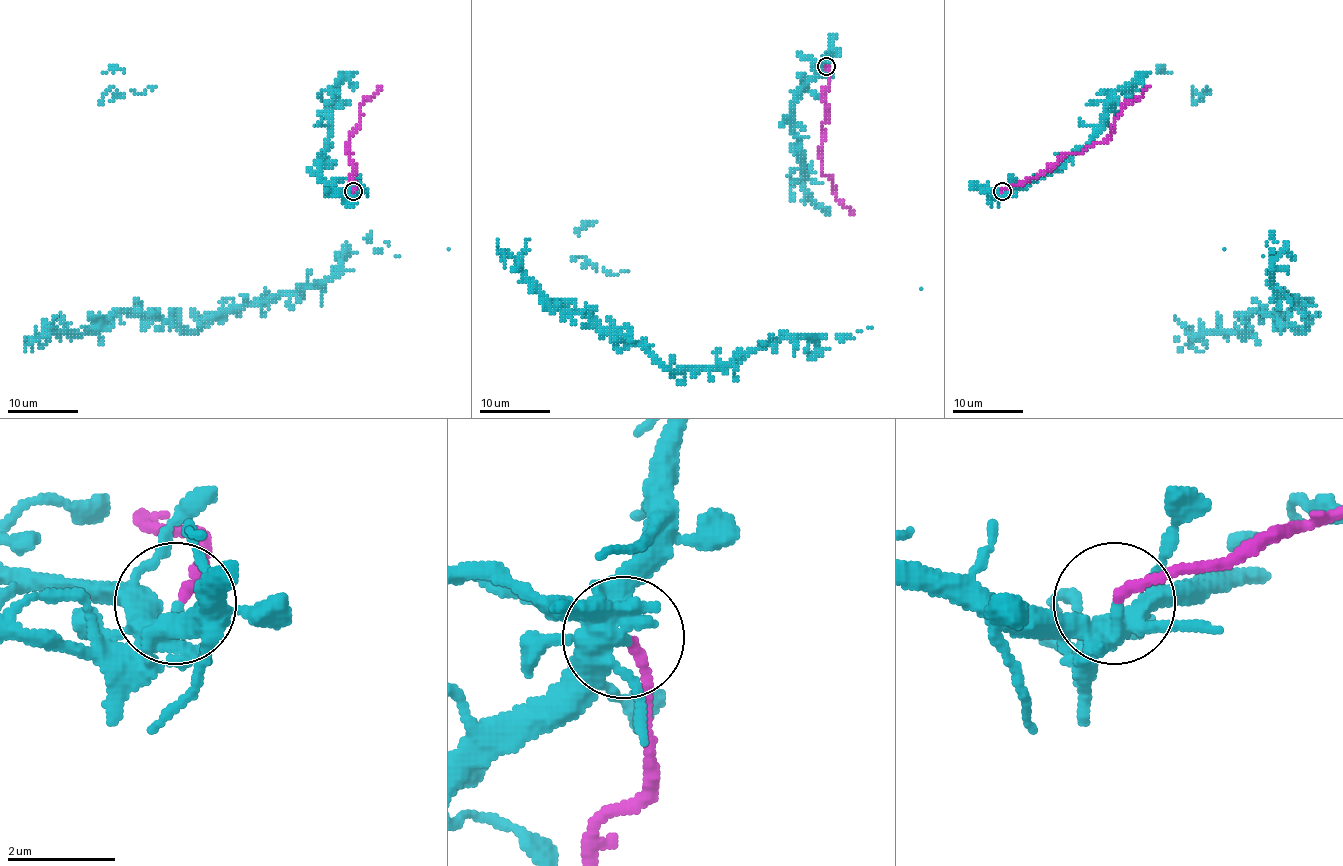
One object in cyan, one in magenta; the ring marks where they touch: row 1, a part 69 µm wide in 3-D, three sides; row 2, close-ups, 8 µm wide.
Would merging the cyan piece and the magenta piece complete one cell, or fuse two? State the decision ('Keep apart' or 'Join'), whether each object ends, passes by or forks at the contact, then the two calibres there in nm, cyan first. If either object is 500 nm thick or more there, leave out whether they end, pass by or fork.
Keep apart. At the ring cyan forks. At the ring magenta ends. Thickness 280 nm (cyan) against 190 nm

